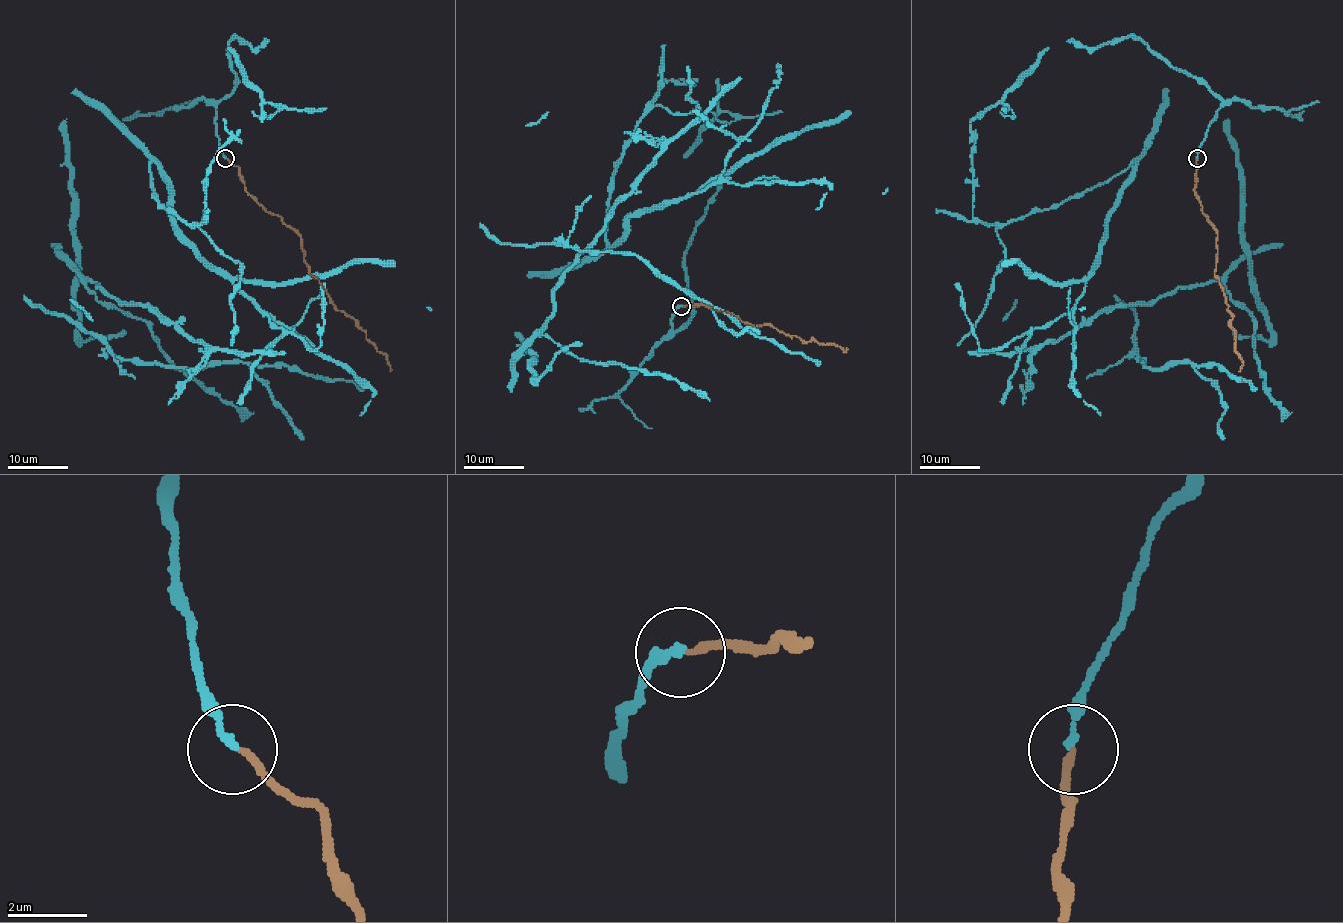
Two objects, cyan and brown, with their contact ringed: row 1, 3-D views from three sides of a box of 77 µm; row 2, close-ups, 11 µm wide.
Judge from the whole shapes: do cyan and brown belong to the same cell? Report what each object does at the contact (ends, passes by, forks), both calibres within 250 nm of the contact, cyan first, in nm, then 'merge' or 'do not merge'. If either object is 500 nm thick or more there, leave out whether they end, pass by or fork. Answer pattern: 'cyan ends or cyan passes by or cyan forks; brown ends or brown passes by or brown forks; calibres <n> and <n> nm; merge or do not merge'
cyan ends; brown ends; calibres 170 and 170 nm; do not merge

